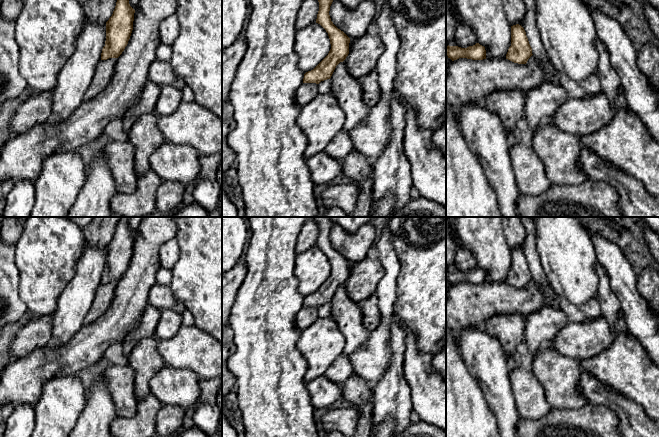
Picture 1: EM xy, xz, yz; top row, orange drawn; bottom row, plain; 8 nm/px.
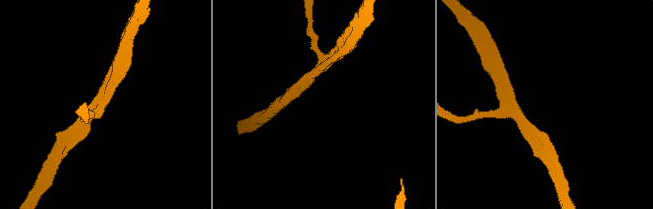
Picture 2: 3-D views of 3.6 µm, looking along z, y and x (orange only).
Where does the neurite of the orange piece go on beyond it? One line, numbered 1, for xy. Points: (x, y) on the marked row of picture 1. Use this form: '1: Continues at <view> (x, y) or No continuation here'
1: No continuation here

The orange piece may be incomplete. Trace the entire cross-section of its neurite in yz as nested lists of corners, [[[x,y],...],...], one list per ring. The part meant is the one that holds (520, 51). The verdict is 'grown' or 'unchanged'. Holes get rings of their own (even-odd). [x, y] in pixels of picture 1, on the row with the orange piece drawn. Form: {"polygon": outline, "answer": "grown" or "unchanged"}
{"polygon": [[[519,24],[511,26],[511,46],[506,54],[506,59],[514,63],[526,64],[532,55],[532,48],[524,28]]], "answer": "unchanged"}

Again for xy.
{"polygon": [[[117,0],[113,14],[106,22],[106,41],[101,60],[118,58],[122,54],[133,30],[134,13],[129,0]]], "answer": "unchanged"}

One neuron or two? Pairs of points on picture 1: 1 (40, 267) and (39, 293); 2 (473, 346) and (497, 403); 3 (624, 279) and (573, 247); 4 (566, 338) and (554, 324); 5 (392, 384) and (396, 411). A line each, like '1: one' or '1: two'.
1: one
2: one
3: two
4: two
5: one

